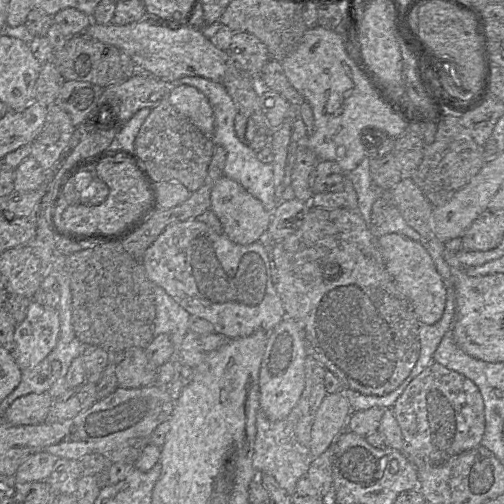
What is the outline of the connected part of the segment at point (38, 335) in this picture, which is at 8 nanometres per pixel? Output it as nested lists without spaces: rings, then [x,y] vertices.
[[[31,299],[26,317],[21,323],[16,325],[12,342],[8,348],[21,370],[32,370],[54,349],[59,333],[58,308],[43,306]]]

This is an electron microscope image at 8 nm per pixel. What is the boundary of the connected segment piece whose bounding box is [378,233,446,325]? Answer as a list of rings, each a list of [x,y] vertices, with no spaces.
[[[390,233],[378,237],[378,244],[385,267],[399,291],[409,301],[420,324],[432,325],[441,317],[446,304],[446,284],[427,249],[411,238]]]

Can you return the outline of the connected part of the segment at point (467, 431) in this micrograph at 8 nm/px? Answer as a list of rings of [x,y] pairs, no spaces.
[[[432,362],[405,388],[390,409],[404,439],[403,455],[414,465],[440,465],[480,445],[485,429],[478,387],[464,375]]]

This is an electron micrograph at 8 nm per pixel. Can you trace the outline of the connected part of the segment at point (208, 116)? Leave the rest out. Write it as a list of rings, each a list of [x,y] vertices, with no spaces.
[[[182,84],[171,87],[167,100],[208,137],[214,134],[214,113],[208,98],[197,88]]]

